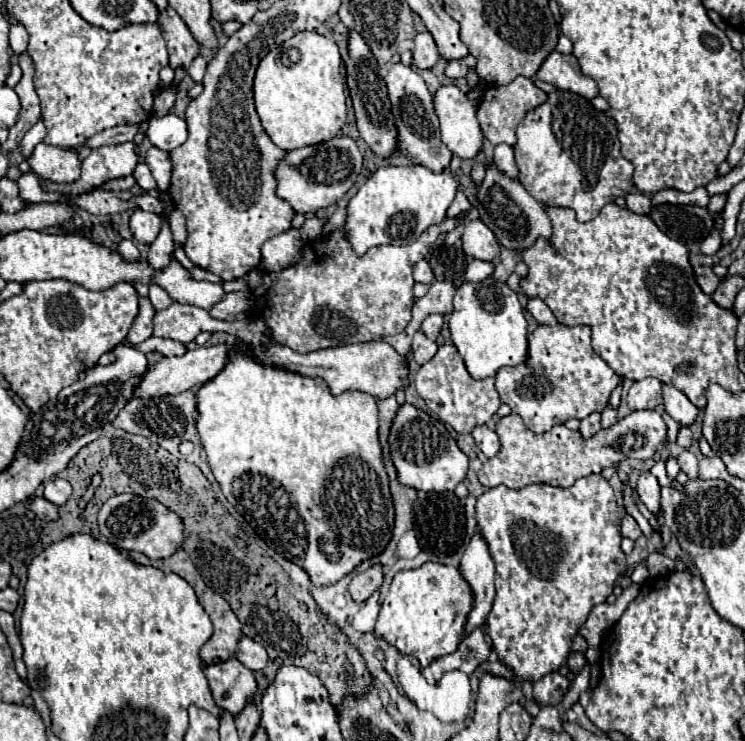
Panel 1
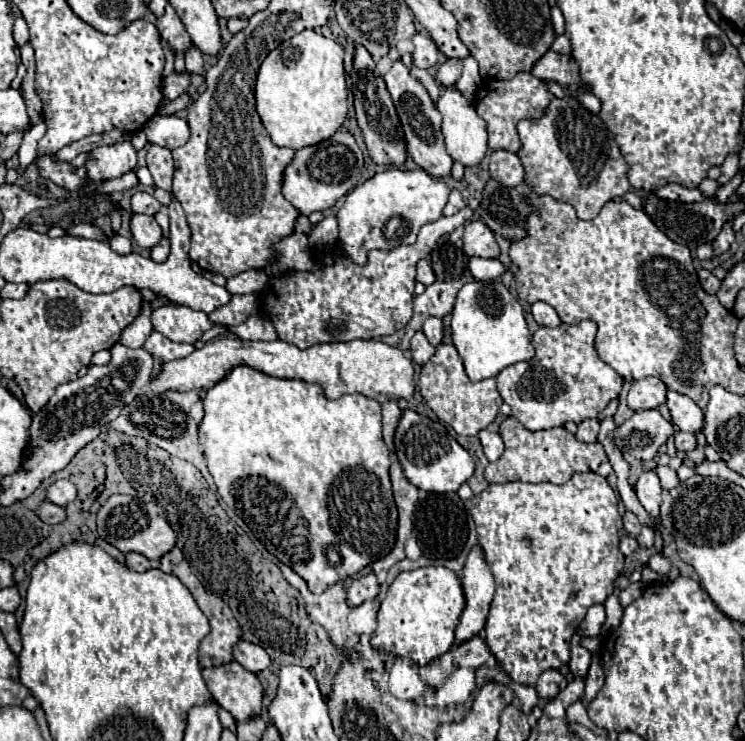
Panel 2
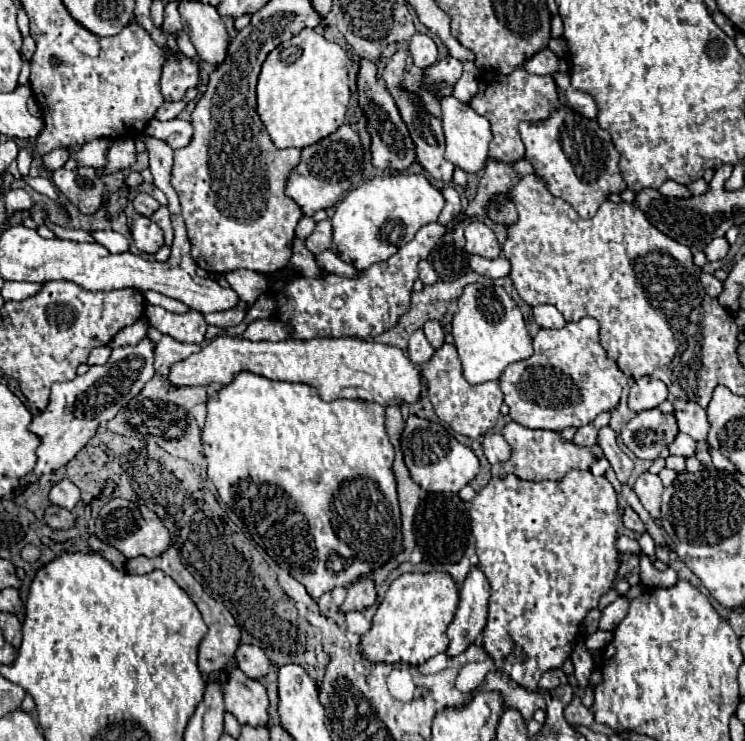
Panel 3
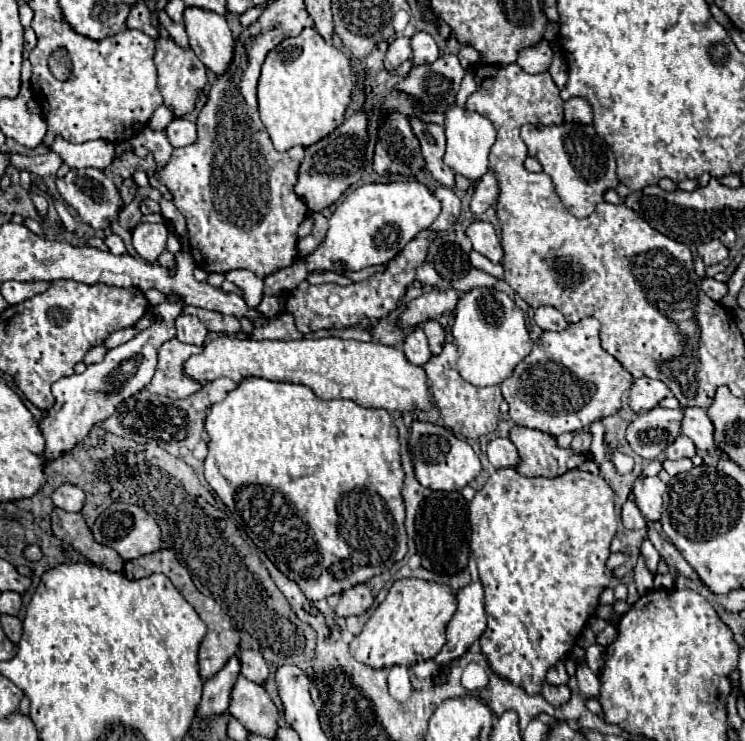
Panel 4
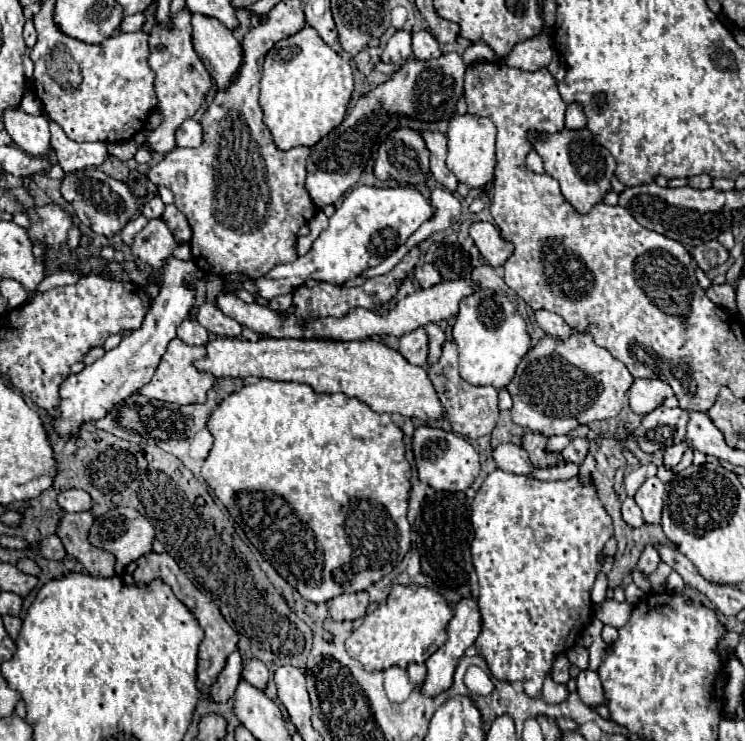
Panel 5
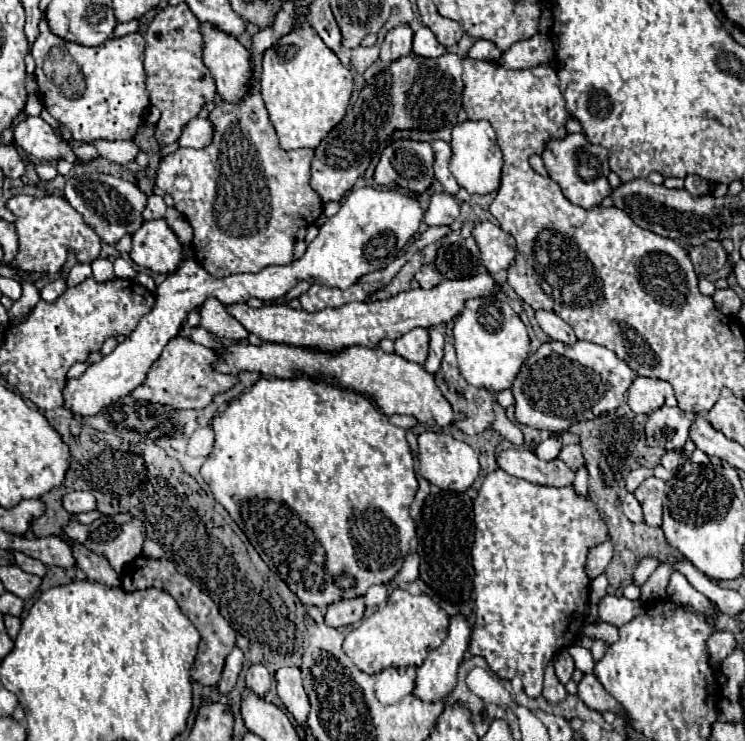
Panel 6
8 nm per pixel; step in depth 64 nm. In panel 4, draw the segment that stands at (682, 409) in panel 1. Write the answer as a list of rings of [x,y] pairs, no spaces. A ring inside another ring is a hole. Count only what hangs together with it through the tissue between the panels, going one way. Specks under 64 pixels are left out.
[[[684,408],[684,422],[682,422],[682,434],[686,434],[698,450],[706,452],[718,452],[714,446],[714,426],[702,408]]]

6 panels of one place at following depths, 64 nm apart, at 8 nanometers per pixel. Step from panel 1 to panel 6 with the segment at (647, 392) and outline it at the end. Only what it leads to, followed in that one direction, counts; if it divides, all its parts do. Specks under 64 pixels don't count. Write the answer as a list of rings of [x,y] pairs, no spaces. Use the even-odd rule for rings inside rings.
[[[636,378],[628,390],[628,404],[636,414],[650,414],[658,410],[670,394],[672,386],[666,380]]]

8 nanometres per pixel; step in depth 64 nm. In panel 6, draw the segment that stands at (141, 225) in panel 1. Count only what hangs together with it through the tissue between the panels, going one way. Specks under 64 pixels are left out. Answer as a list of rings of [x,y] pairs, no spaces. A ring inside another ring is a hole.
[[[166,220],[144,222],[142,228],[132,236],[130,258],[152,272],[170,274],[184,262],[184,246],[166,224]]]

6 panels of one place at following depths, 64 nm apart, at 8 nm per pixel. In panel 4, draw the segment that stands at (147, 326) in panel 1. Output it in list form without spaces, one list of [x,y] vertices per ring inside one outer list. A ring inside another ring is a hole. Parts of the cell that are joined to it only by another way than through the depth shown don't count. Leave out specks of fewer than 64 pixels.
[[[124,328],[124,330],[118,330],[118,332],[114,332],[114,334],[110,334],[110,336],[106,338],[104,346],[106,346],[106,348],[116,348],[116,346],[128,342],[130,338],[134,338],[136,334],[138,334],[136,328]]]

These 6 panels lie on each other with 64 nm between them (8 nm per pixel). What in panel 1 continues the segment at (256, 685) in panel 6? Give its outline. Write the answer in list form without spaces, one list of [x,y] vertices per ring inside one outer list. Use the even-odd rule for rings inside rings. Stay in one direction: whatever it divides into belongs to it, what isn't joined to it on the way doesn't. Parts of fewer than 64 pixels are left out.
[[[242,636],[240,642],[238,642],[238,648],[236,648],[236,654],[234,654],[248,670],[262,670],[266,668],[268,664],[268,654],[264,650],[264,646],[256,644],[252,638],[248,636]]]

